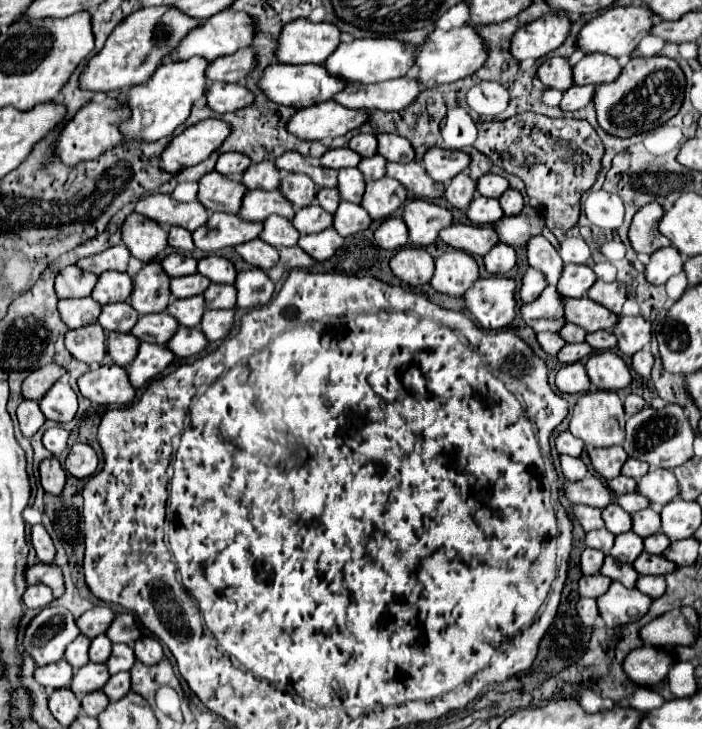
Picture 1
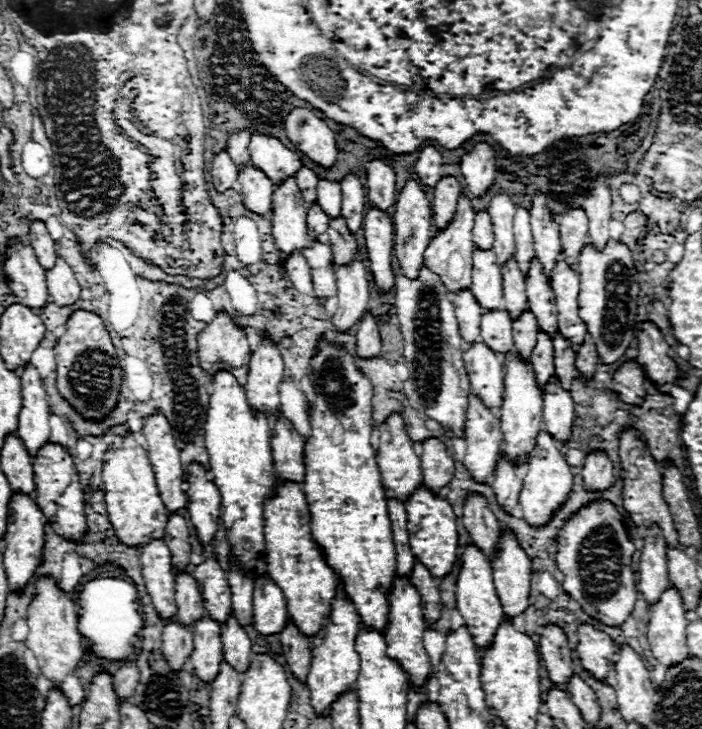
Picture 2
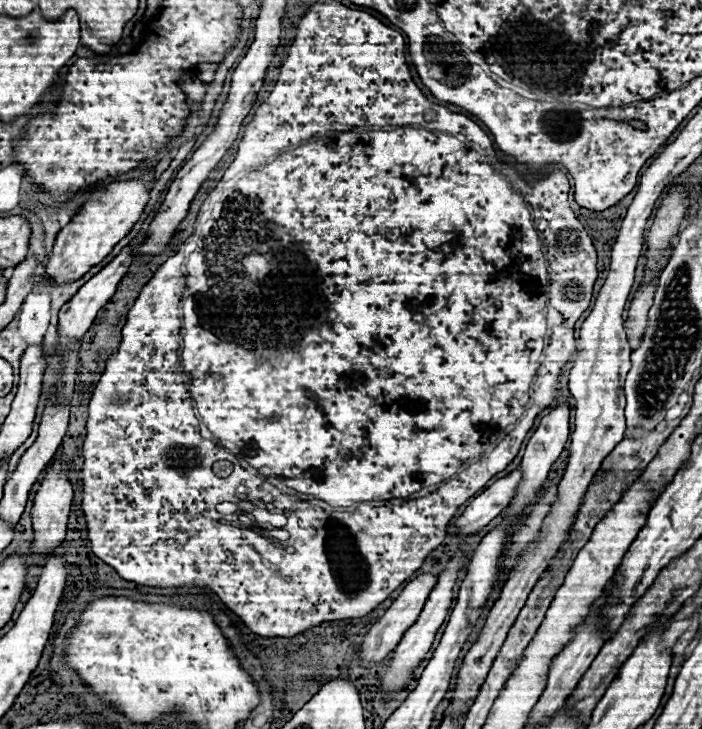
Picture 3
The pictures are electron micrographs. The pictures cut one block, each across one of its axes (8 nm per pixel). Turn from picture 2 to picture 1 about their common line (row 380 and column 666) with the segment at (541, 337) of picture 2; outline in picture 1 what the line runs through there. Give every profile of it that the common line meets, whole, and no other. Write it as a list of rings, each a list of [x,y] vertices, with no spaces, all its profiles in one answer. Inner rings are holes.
[[[662,532],[644,538],[644,550],[650,552],[650,554],[662,554],[668,546],[670,546],[670,540],[668,540],[666,534],[662,534]]]

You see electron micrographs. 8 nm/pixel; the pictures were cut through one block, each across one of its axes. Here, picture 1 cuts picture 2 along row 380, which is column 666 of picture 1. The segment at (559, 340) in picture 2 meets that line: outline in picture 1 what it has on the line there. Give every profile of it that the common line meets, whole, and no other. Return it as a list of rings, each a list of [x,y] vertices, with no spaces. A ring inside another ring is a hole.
[[[642,552],[642,556],[638,556],[638,560],[634,560],[632,566],[638,574],[656,574],[656,576],[676,570],[676,566],[670,564],[664,556],[654,556],[648,552]]]

